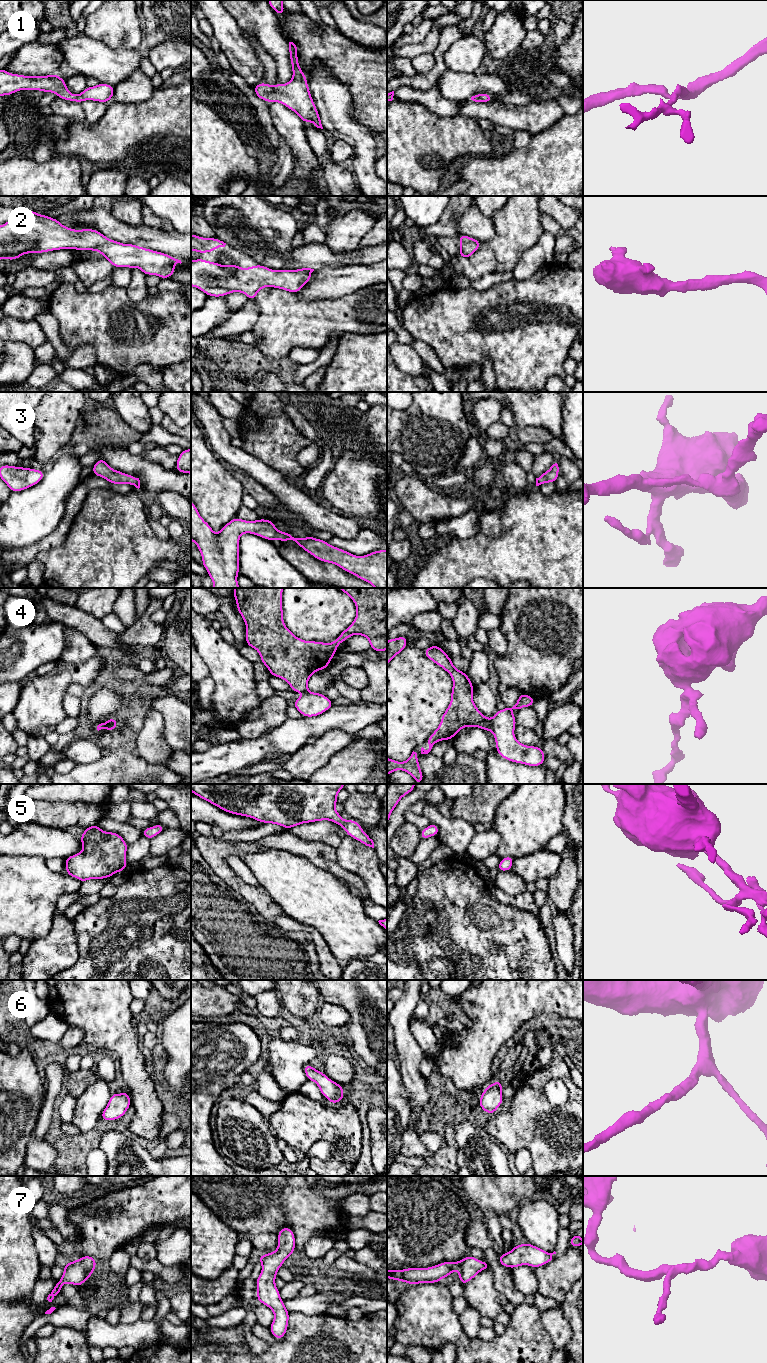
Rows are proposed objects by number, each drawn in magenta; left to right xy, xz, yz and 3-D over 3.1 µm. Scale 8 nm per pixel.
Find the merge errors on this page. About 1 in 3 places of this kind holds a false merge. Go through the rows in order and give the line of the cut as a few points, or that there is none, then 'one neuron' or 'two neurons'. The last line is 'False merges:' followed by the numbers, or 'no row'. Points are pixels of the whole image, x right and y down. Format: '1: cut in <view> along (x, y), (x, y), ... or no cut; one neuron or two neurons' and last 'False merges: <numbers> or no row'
1: no cut; one neuron
2: no cut; one neuron
3: no cut; one neuron
4: cut in xy along (108, 719), (109, 729); two neurons
5: no cut; one neuron
6: no cut; one neuron
7: no cut; one neuron
False merges: 4

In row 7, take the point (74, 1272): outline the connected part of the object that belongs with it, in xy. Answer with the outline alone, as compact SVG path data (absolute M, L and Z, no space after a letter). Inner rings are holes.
M84 1255L78 1260L64 1264L62 1278L57 1281L47 1300L52 1302L54 1297L62 1292L61 1288L65 1283L71 1283L76 1287L81 1286L96 1270L96 1263L97 1260L95 1258Z

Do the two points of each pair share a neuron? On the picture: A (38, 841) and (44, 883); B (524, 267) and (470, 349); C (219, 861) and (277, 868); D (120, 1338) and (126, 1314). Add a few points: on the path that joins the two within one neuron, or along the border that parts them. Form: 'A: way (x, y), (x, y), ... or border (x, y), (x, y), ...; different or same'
A: border (16, 856), (40, 856), (44, 859); different
B: border (538, 269), (524, 279), (514, 278); different
C: border (267, 849), (239, 856); different
D: border (140, 1318), (134, 1322), (120, 1323); different

